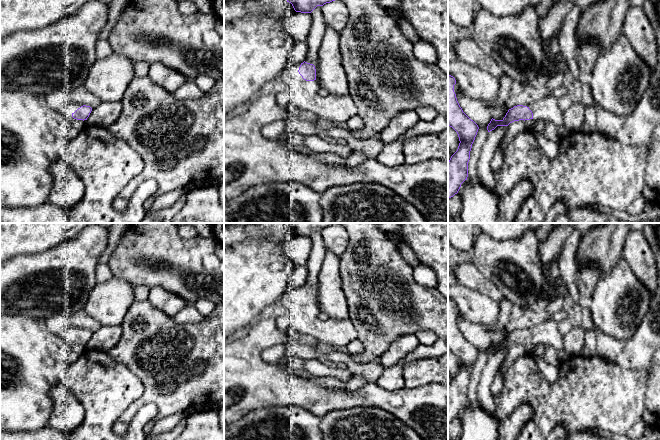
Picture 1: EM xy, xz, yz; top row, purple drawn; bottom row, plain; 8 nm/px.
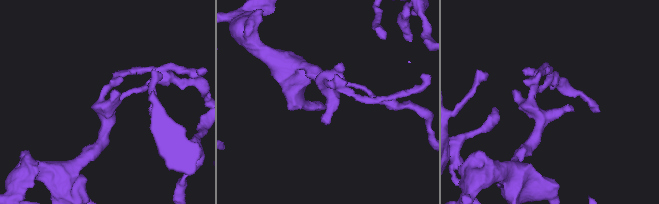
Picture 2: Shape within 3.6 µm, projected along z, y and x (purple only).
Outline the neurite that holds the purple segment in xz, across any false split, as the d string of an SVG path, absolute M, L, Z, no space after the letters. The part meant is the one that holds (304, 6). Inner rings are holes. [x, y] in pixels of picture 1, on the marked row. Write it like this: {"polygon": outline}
{"polygon": "M287 0L296 12L311 13L317 6L323 6L335 0Z"}

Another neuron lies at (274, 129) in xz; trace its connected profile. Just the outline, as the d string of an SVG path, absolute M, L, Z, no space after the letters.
M278 119L264 125L261 129L261 135L267 139L273 139L279 137L286 129L286 119Z

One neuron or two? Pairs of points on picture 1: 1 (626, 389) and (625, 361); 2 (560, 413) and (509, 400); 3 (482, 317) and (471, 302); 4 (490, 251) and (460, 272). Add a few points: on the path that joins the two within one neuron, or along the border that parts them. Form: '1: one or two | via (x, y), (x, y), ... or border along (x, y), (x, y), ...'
1: two | border along (615, 361), (625, 368), (647, 370)
2: one | via (547, 400), (545, 398), (522, 398)
3: one | via (482, 313), (475, 306)
4: two | border along (472, 263), (489, 279)

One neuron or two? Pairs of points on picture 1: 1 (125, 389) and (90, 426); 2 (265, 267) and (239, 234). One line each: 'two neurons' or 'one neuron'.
1: one neuron
2: two neurons

